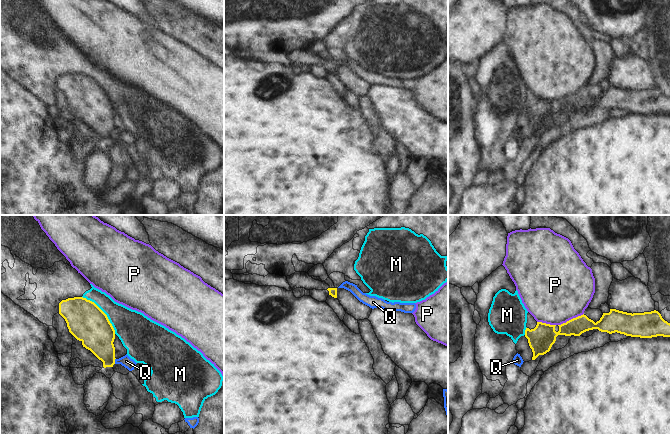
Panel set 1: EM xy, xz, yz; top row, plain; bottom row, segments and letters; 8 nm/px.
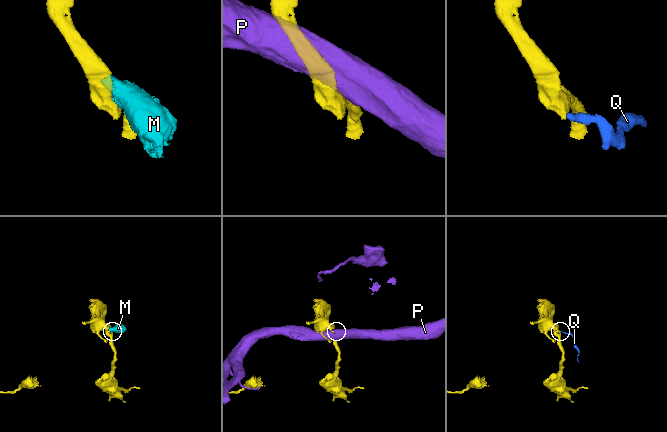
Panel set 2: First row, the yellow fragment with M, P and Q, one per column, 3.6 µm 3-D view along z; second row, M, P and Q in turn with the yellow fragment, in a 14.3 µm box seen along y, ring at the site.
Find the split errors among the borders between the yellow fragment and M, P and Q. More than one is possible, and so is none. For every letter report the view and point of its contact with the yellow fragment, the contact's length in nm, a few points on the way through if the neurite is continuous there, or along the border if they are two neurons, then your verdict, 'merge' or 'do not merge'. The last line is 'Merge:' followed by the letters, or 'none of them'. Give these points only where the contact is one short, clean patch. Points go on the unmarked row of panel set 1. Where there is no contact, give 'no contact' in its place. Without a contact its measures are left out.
M: meets yellow in xy at (103, 88); contact 400 nm long; do not merge
P: meets yellow in yz at (571, 95); contact 220 nm long; do not merge
Q: meets yellow in xy at (114, 137); contact 50 nm long; border along xy (115, 134), (114, 139); do not merge
Merge: none of them

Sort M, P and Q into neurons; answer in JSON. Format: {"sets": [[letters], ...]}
{"sets": [["M"], ["P"], ["Q"]]}

